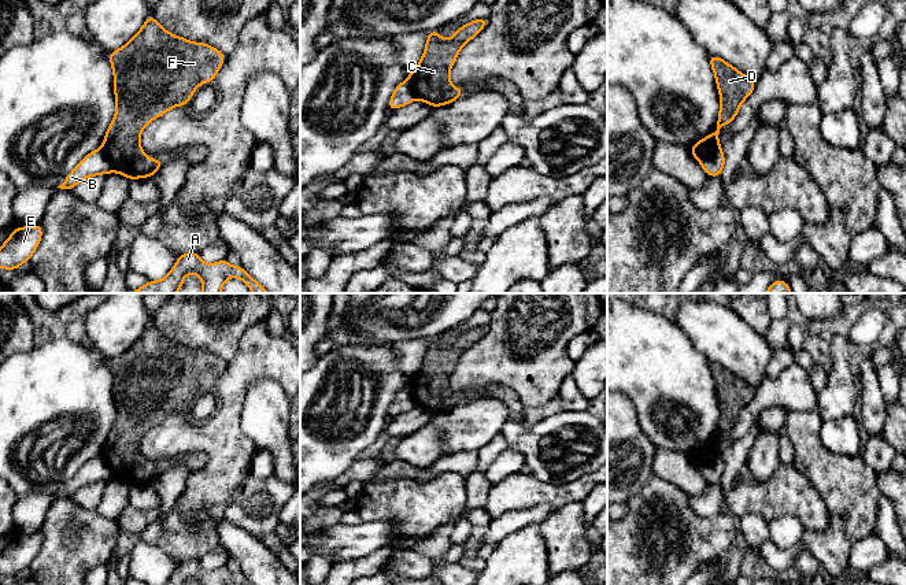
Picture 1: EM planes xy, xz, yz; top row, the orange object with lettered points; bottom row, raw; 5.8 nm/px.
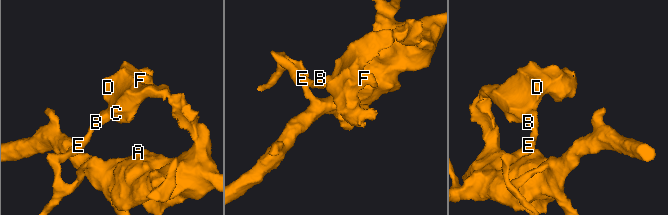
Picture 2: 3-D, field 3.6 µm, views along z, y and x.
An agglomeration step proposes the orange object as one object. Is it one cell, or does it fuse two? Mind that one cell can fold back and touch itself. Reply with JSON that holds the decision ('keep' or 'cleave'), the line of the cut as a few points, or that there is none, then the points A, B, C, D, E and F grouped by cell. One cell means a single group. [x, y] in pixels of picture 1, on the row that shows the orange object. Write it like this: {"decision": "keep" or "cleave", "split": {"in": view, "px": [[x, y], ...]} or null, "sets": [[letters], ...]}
{"decision": "cleave", "split": {"in": "xy", "px": [[102, 147], [113, 170]]}, "sets": [["A", "B", "E"], ["C", "D", "F"]]}

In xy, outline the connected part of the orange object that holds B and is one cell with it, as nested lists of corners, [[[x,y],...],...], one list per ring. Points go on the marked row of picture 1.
[[[99,148],[88,153],[75,169],[64,178],[63,184],[58,188],[73,190],[74,186],[85,178],[95,177],[99,174],[110,174],[112,166],[103,148]]]

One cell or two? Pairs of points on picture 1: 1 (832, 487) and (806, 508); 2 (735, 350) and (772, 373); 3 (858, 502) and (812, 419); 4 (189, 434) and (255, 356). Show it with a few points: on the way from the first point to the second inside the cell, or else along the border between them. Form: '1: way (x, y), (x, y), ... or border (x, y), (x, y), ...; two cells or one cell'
1: border (801, 471), (827, 507), (827, 528); two cells
2: border (772, 347), (765, 376); two cells
3: way (838, 481), (812, 455), (812, 440); one cell
4: way (213, 425), (229, 408), (230, 387), (235, 380); one cell

